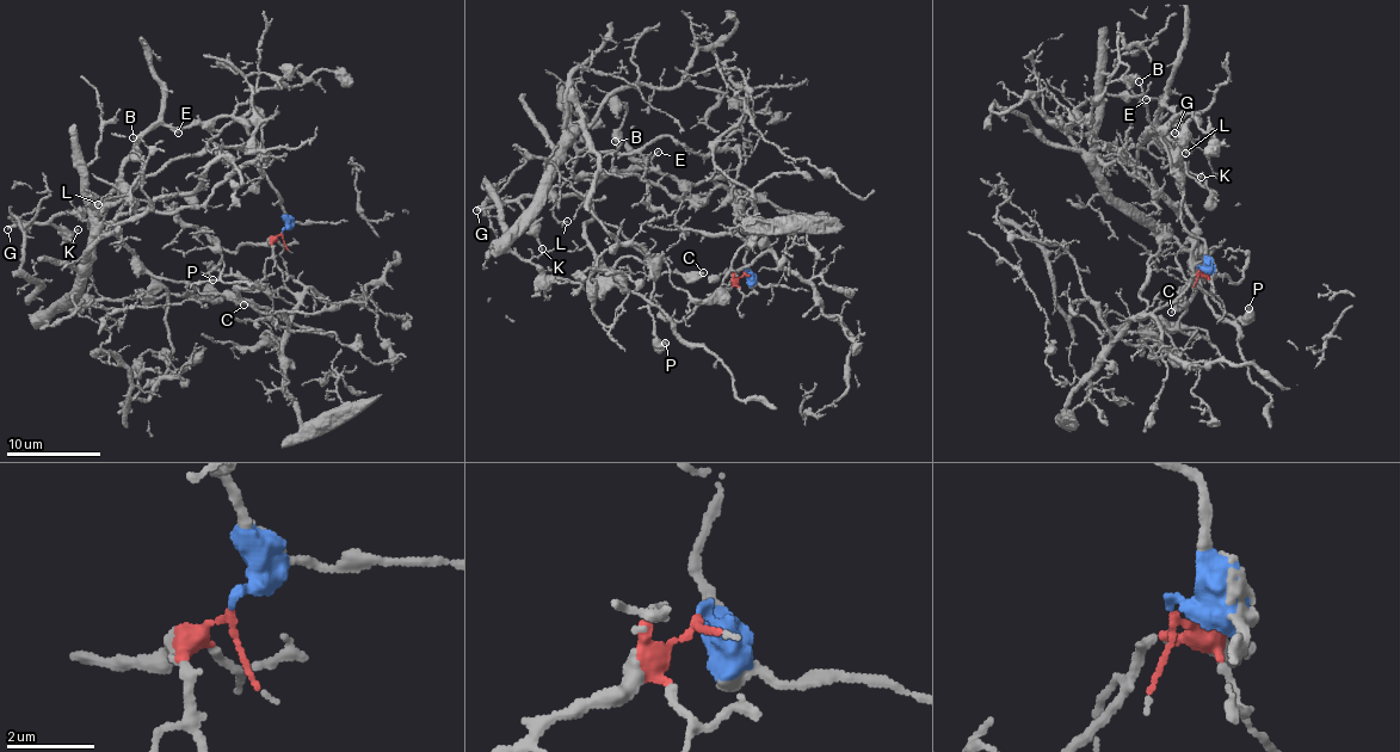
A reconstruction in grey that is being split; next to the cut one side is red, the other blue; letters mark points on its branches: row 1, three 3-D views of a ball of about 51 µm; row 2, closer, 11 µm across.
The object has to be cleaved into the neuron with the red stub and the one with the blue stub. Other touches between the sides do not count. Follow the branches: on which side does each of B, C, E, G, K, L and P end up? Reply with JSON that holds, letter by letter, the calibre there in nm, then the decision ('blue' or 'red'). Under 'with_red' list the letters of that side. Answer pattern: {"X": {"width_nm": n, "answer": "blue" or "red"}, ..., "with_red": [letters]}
{"B": {"width_nm": 100, "answer": "blue"}, "C": {"width_nm": 220, "answer": "blue"}, "E": {"width_nm": 120, "answer": "blue"}, "G": {"width_nm": 260, "answer": "blue"}, "K": {"width_nm": 160, "answer": "blue"}, "L": {"width_nm": 180, "answer": "blue"}, "P": {"width_nm": 420, "answer": "blue"}, "with_red": []}

